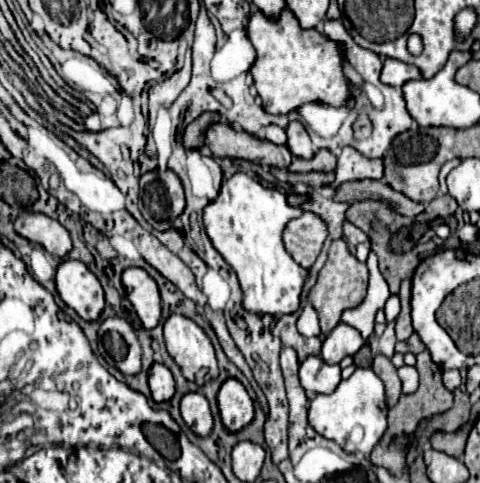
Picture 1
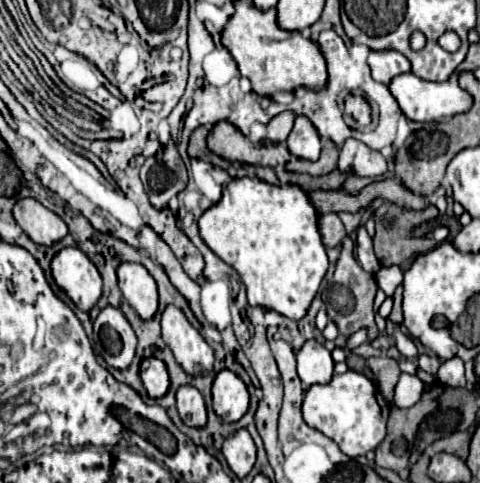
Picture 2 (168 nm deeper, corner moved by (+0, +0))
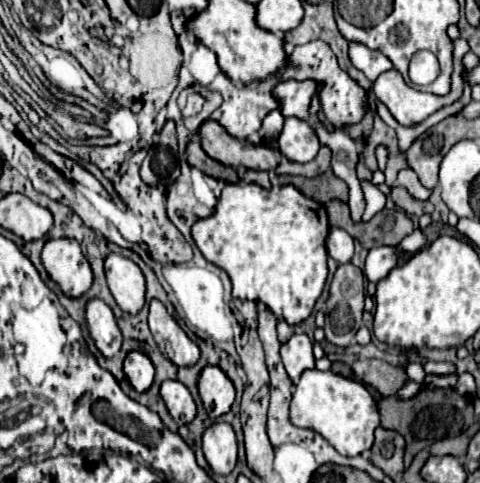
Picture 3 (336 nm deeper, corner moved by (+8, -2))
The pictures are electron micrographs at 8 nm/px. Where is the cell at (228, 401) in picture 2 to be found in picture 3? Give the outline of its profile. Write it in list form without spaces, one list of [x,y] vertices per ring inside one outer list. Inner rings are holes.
[[[206,366],[198,380],[200,398],[204,400],[204,408],[212,420],[230,412],[236,400],[236,388],[230,378],[218,366]]]

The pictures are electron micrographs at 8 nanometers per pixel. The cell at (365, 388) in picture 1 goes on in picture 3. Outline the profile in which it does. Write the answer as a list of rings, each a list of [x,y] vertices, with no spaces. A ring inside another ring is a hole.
[[[306,370],[296,384],[296,392],[292,396],[290,422],[294,426],[318,432],[342,456],[358,456],[372,448],[374,430],[380,426],[380,416],[376,402],[364,388],[364,384],[334,372]]]

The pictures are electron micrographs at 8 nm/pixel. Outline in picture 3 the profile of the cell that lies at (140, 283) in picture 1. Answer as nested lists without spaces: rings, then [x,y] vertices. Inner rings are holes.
[[[108,254],[104,268],[108,288],[116,298],[116,304],[128,314],[138,314],[144,306],[144,290],[146,290],[142,270],[132,260],[120,254]]]

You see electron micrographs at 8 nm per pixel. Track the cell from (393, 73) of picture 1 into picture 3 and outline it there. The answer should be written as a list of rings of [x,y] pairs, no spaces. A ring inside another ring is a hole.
[[[350,44],[350,60],[370,82],[374,82],[382,72],[392,70],[392,62],[382,52],[370,50],[364,44]]]

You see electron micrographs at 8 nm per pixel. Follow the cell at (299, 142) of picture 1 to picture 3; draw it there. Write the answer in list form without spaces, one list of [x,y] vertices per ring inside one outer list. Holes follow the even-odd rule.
[[[286,118],[284,130],[278,138],[280,152],[292,162],[310,162],[318,154],[320,140],[316,130],[308,126],[306,120],[300,118]]]

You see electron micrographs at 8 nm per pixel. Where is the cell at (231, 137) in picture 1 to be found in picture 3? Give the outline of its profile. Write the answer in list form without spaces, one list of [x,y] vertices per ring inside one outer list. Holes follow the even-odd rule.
[[[216,120],[200,126],[200,142],[204,152],[224,166],[244,166],[250,170],[272,170],[280,162],[280,152],[268,146],[254,146],[230,136]]]

